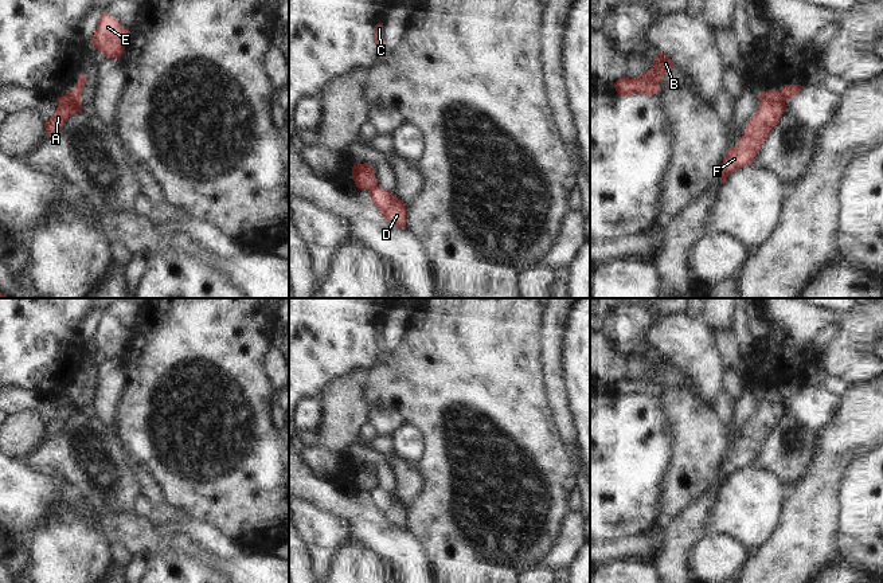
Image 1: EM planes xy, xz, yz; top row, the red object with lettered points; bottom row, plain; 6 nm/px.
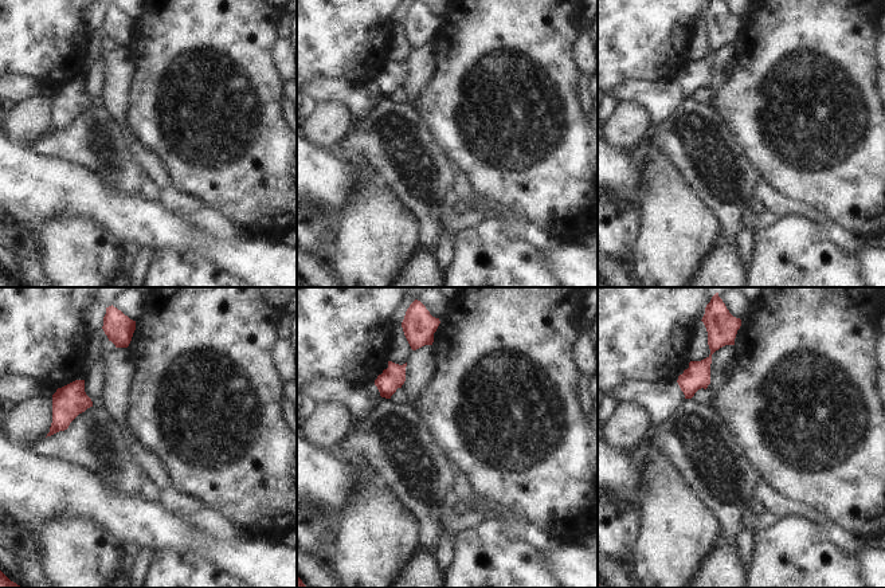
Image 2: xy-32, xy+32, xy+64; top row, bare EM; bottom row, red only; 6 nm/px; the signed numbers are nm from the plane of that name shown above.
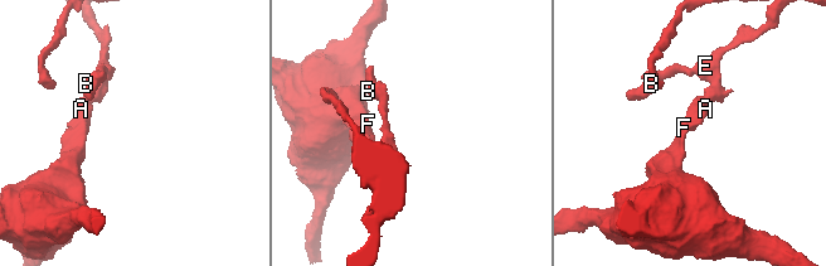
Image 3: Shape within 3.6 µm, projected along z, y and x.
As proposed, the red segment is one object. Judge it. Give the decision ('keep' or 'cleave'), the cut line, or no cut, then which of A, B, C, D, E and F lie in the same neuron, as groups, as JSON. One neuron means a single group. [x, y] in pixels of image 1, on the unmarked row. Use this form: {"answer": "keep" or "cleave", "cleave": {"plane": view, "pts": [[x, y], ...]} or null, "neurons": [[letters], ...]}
{"answer": "cleave", "cleave": {"plane": "xy", "pts": [[66, 394], [79, 410]]}, "neurons": [["A", "F"], ["B", "C", "D", "E"]]}

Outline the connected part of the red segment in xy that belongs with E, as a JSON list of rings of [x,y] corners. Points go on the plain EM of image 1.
[[[103,313],[93,336],[93,345],[105,355],[106,360],[121,359],[128,337],[129,330],[124,329],[108,313]]]

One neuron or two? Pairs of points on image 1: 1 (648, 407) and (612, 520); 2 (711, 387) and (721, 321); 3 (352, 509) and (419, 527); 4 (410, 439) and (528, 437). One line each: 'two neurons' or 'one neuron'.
1: one neuron
2: two neurons
3: two neurons
4: two neurons

